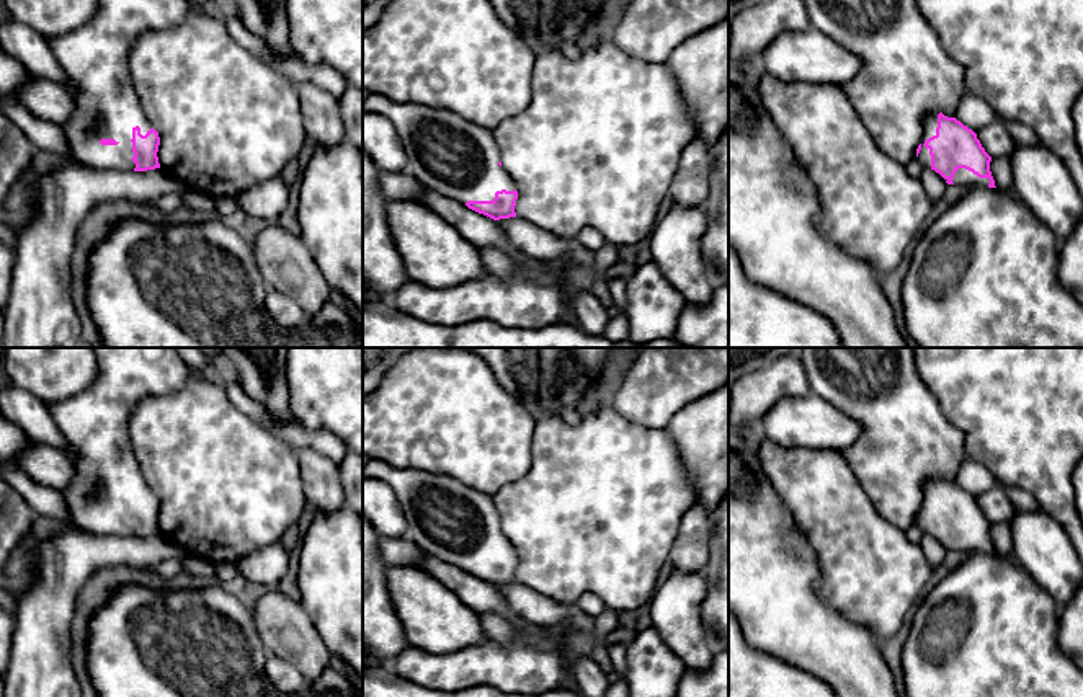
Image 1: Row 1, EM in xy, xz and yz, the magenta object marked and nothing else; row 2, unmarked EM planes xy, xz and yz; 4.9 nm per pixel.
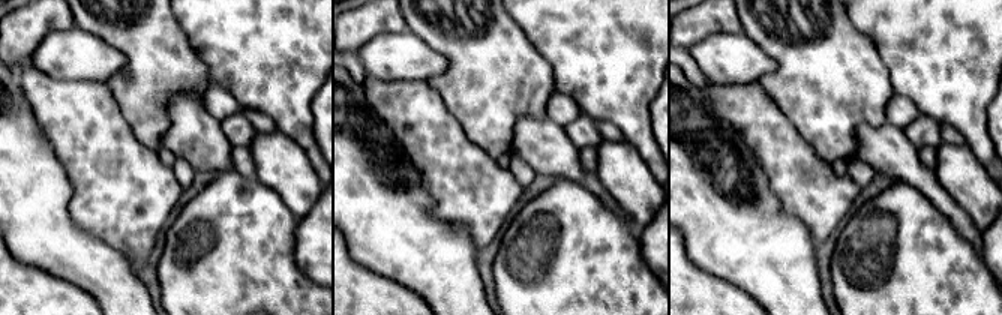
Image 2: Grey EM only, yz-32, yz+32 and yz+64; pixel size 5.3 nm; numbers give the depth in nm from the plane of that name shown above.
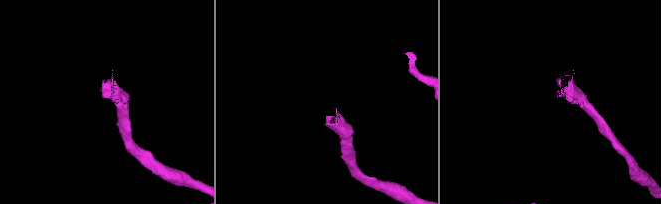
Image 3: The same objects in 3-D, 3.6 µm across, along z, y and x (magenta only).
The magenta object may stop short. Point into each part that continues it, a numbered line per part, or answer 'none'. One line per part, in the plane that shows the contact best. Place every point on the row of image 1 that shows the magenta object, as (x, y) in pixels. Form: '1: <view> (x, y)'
1: yz (923, 157)

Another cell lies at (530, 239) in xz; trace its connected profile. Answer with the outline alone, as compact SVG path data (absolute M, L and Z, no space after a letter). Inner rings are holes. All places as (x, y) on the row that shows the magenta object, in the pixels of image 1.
M518 215L510 219L500 219L495 222L505 232L506 238L524 255L542 261L573 261L573 242L554 237L547 230L542 230L541 227Z

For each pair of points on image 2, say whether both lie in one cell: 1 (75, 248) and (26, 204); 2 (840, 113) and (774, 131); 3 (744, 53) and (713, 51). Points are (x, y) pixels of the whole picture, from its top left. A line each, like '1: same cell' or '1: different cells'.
1: same cell
2: different cells
3: same cell

